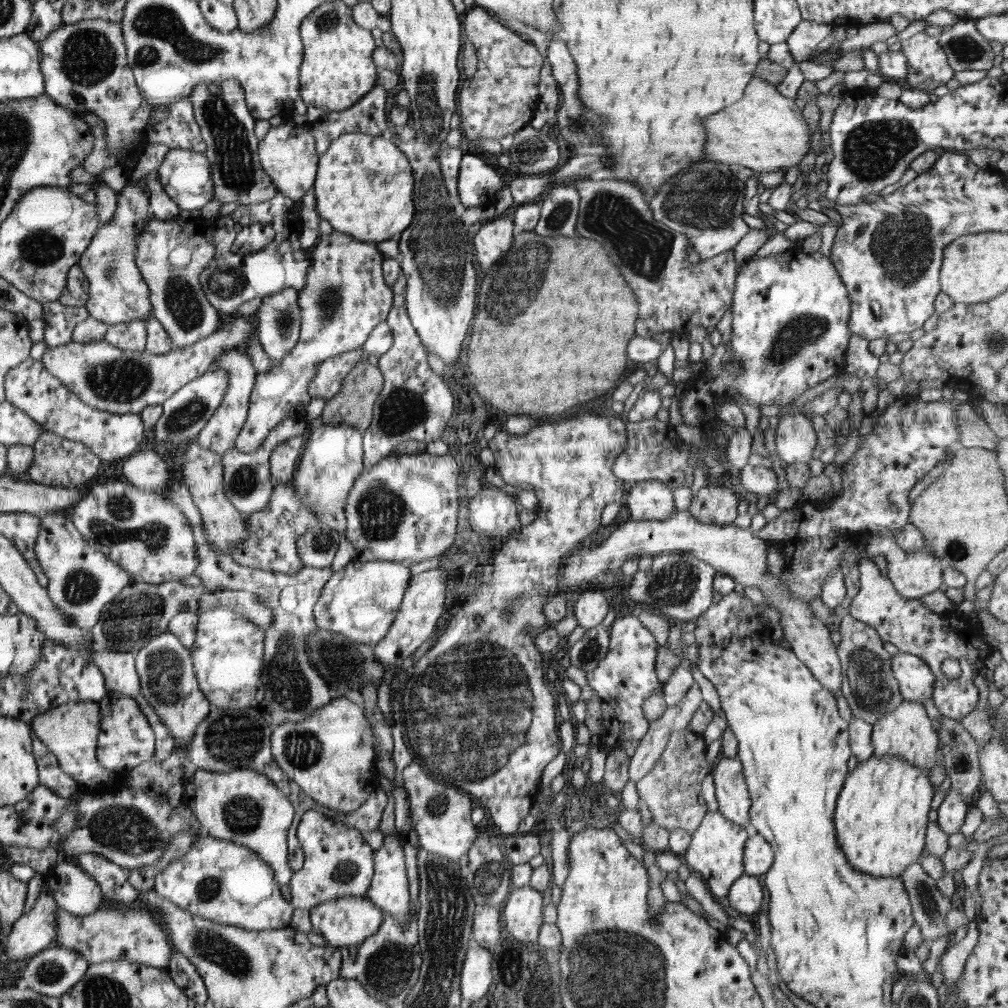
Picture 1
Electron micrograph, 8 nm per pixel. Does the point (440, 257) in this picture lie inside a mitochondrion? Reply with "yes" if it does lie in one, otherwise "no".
yes

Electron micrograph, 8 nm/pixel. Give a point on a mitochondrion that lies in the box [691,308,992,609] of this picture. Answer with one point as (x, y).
(804, 331)

